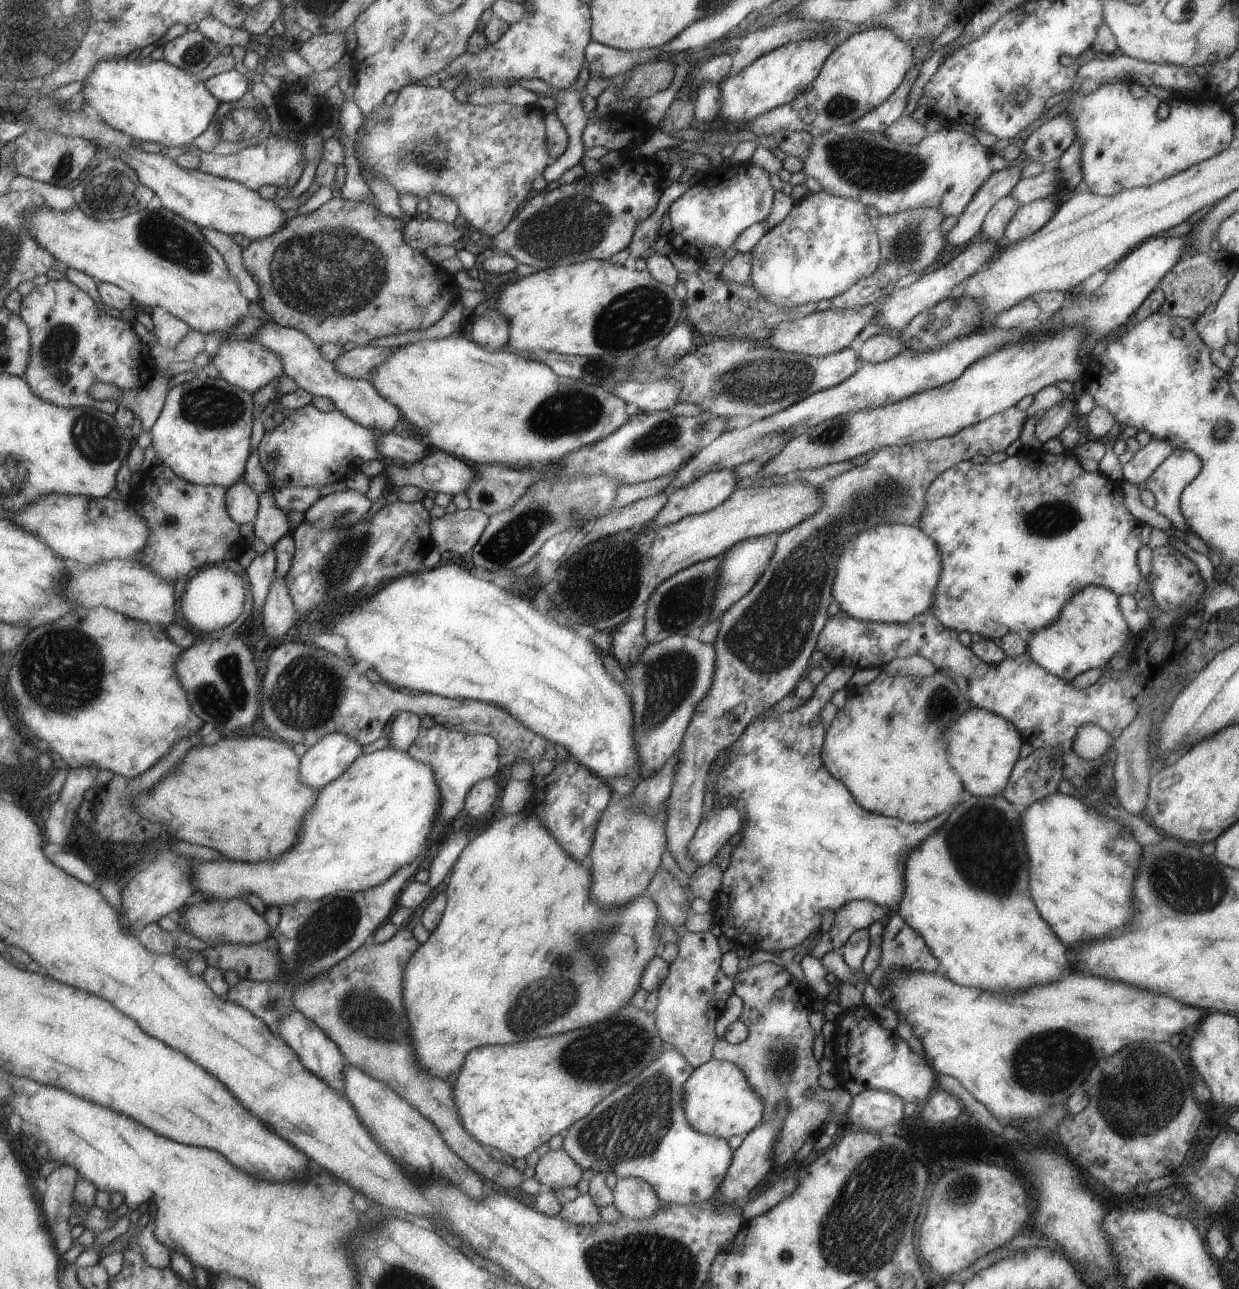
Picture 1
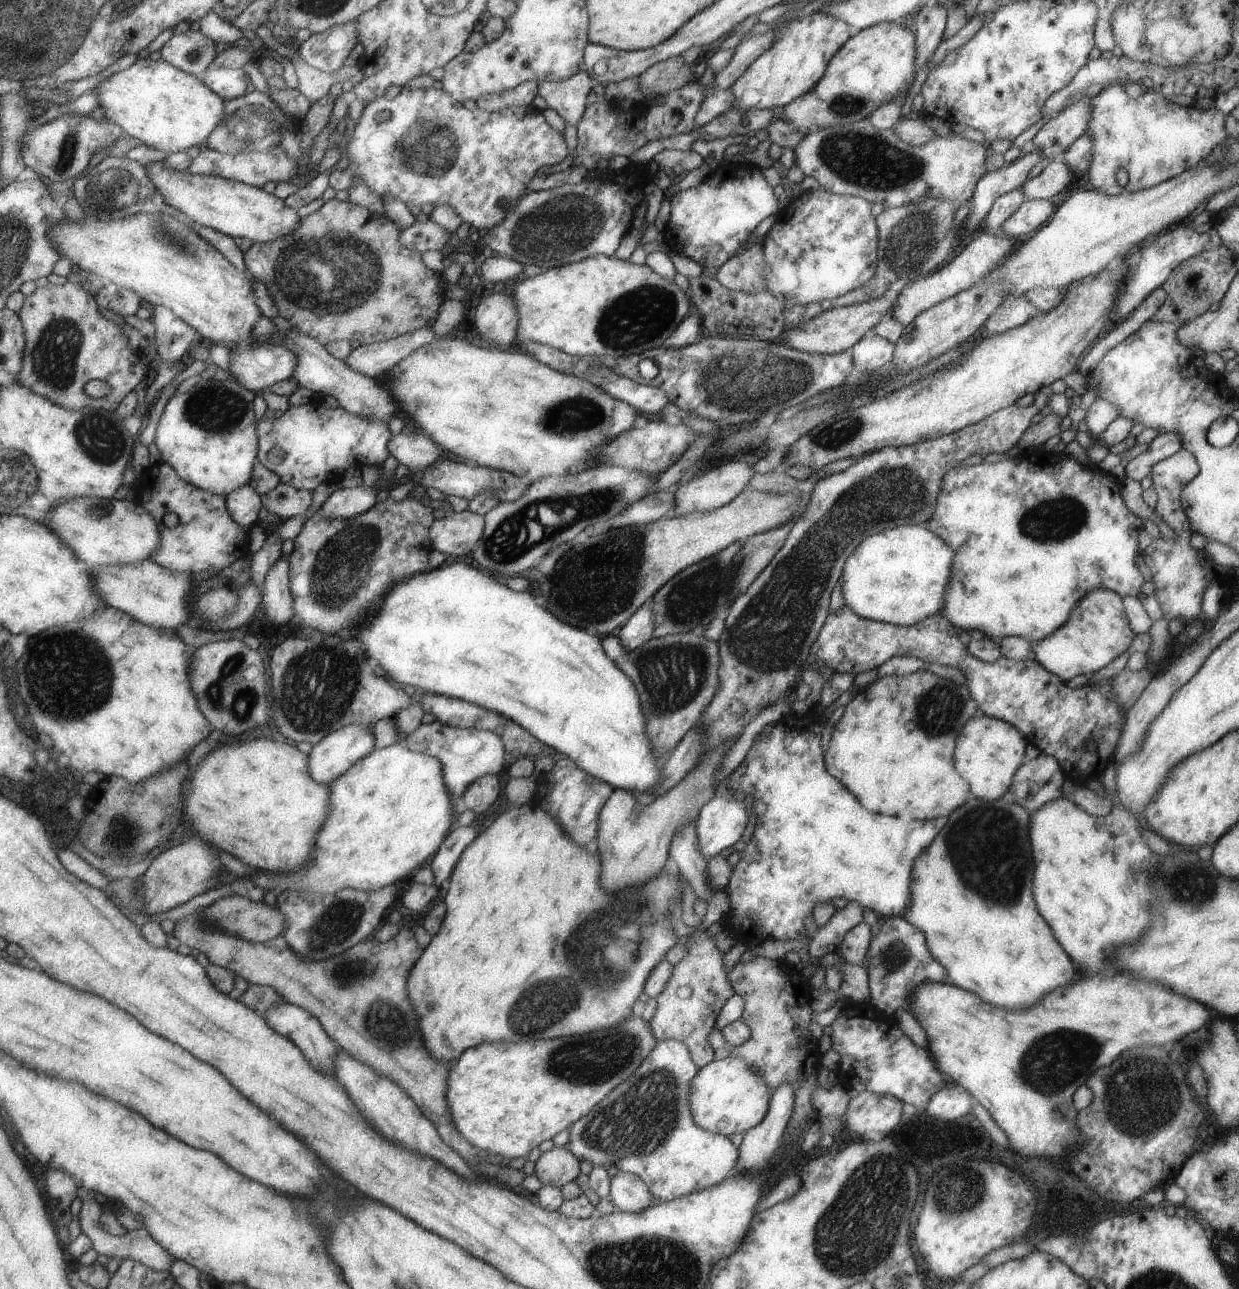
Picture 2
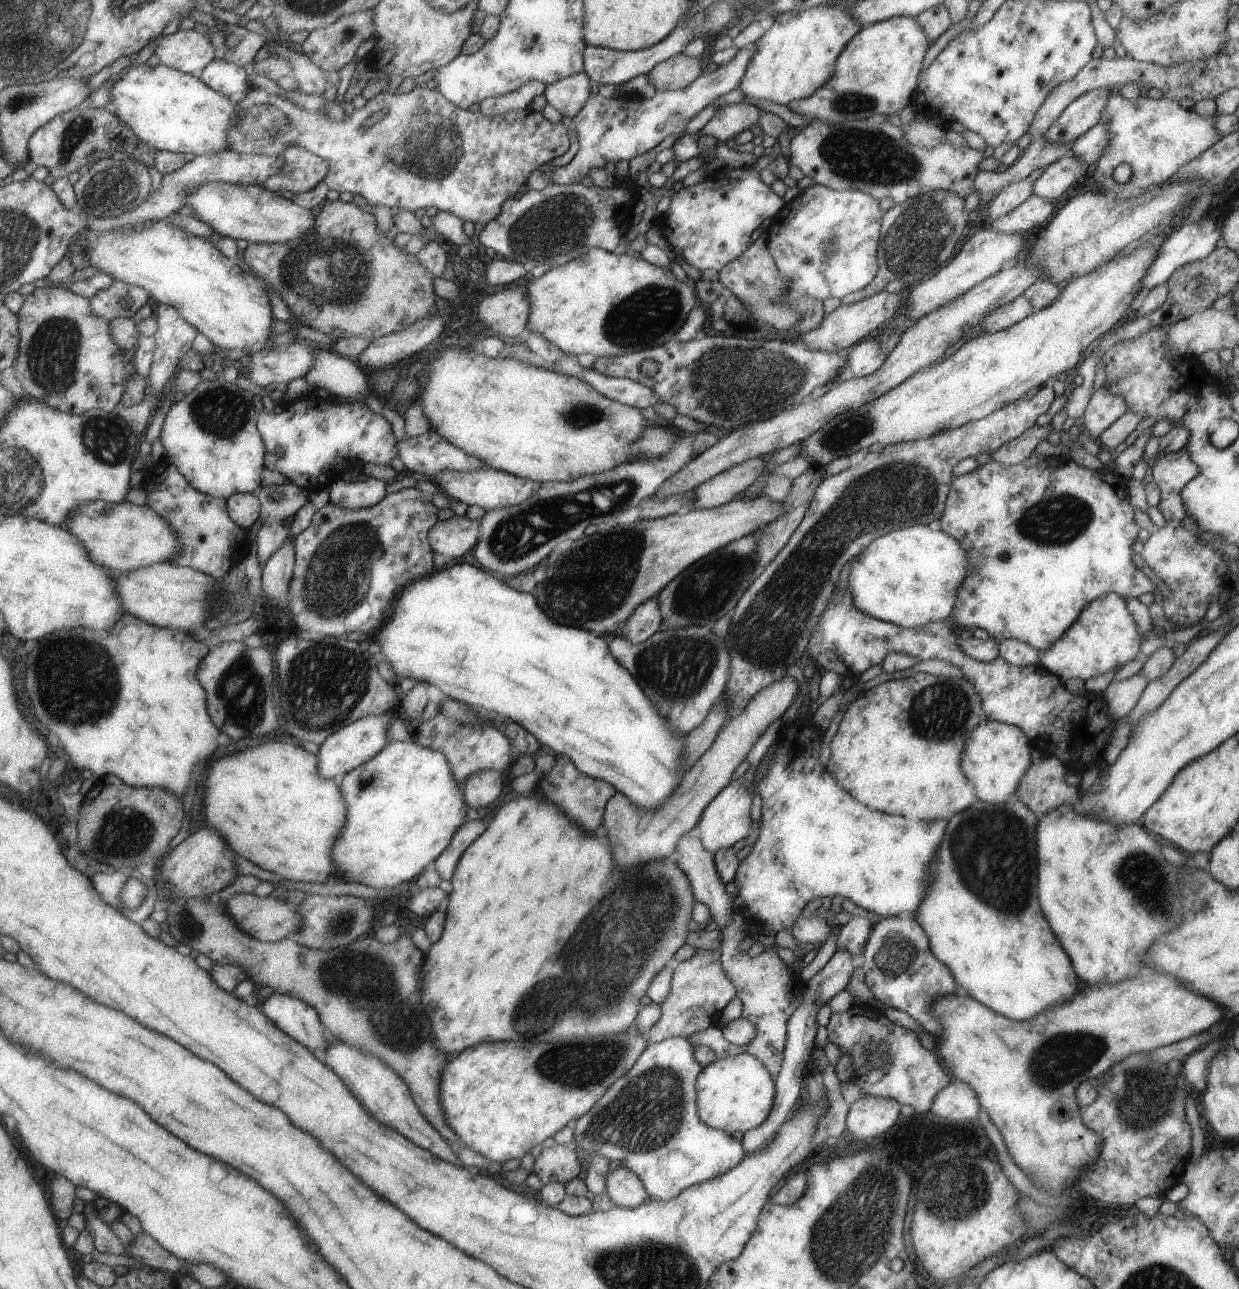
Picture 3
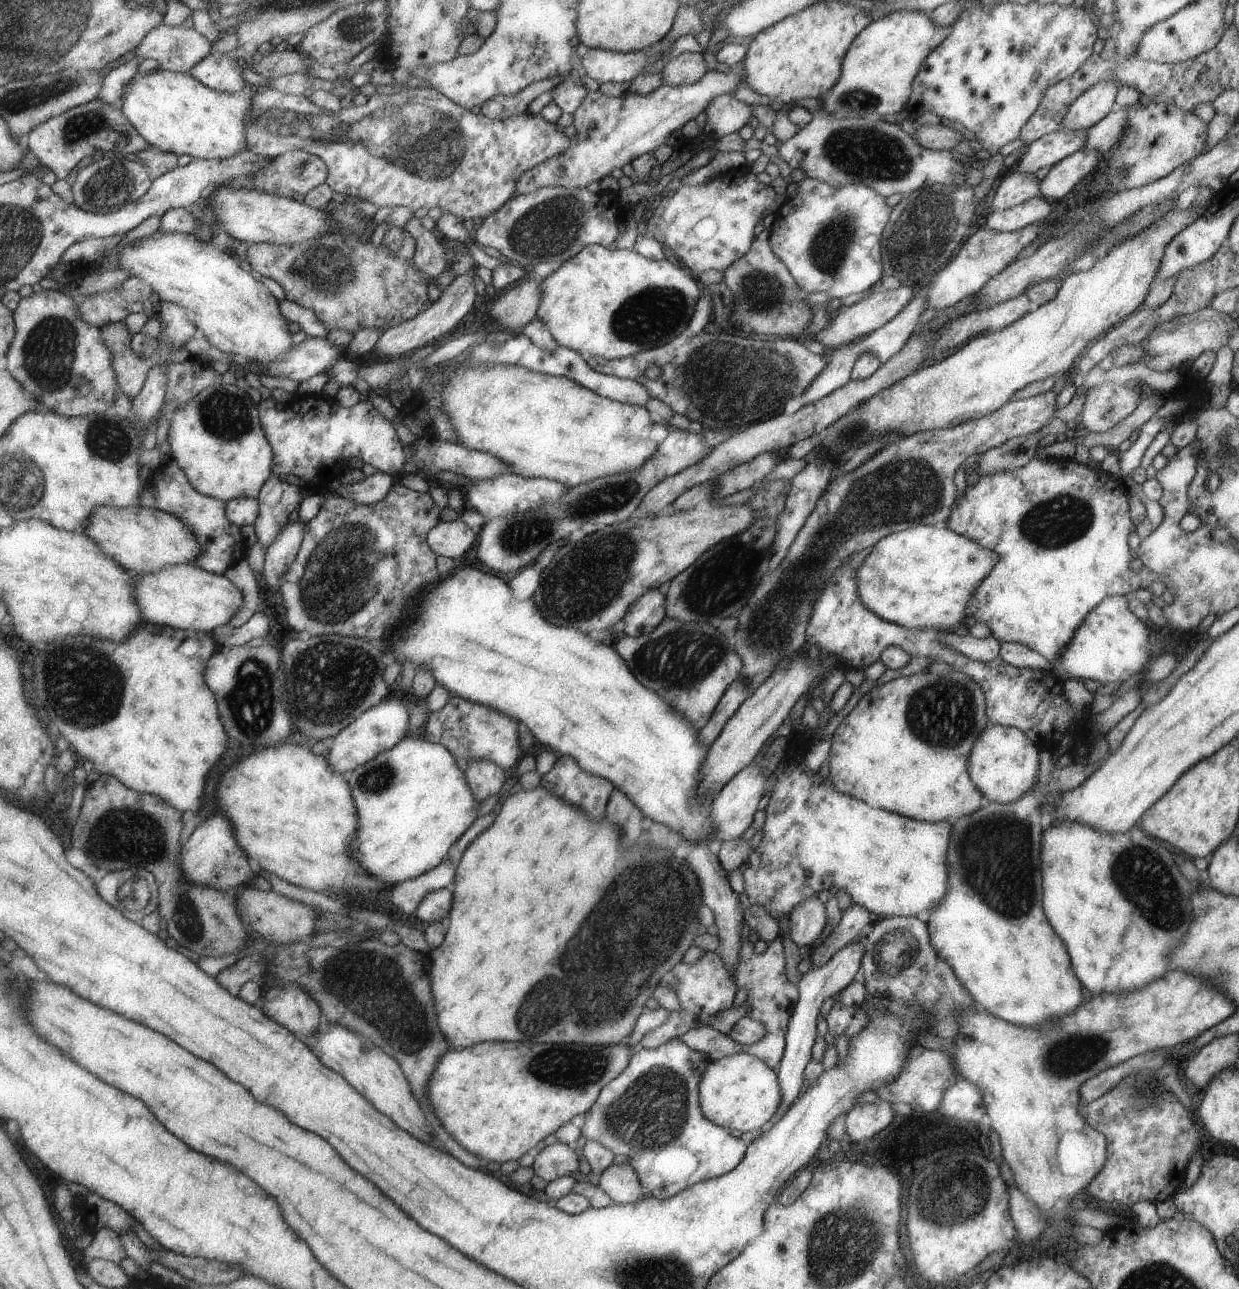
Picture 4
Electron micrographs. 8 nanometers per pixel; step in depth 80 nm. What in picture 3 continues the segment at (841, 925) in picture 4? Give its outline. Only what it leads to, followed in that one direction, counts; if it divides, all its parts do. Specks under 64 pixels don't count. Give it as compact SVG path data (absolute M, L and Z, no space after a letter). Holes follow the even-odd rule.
M852 917L837 933L837 950L846 951L859 959L872 928L871 922L866 917Z

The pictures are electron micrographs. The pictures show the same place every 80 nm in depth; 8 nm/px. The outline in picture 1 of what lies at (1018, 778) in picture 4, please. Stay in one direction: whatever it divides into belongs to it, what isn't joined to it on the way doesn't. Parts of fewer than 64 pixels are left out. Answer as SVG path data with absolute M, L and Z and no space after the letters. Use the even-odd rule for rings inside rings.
M971 706L953 724L949 724L945 730L945 742L949 766L953 766L953 770L959 774L969 796L994 797L1005 788L1011 769L1019 759L1019 749L1024 740L1010 720Z

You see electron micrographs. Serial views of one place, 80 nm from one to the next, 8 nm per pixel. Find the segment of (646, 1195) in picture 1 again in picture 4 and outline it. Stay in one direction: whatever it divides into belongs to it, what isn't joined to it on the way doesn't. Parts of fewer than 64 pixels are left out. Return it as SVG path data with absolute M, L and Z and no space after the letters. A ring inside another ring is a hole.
M629 1163L610 1164L602 1173L598 1187L617 1205L634 1203L646 1195Z

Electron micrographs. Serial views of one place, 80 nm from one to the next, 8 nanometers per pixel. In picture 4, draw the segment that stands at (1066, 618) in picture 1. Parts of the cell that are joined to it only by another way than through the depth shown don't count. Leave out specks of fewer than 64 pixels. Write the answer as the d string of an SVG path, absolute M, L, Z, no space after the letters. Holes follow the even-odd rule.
M1107 595L1089 609L1073 636L1070 636L1062 654L1050 662L1050 670L1059 678L1083 678L1103 685L1108 682L1121 684L1125 680L1136 681L1136 675L1149 659L1147 638L1150 630L1127 608L1128 601L1123 595Z

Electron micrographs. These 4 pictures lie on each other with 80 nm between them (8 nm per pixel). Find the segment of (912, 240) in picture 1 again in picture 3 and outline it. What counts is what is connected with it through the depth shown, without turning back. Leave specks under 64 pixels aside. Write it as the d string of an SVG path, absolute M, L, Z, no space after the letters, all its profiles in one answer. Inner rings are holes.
M934 190L916 197L905 199L899 204L882 212L878 236L878 269L871 282L862 289L846 294L840 298L841 305L848 305L870 297L884 290L891 280L899 280L904 289L920 283L930 276L953 254L961 230L967 223L963 214L963 201L960 196L944 191Z

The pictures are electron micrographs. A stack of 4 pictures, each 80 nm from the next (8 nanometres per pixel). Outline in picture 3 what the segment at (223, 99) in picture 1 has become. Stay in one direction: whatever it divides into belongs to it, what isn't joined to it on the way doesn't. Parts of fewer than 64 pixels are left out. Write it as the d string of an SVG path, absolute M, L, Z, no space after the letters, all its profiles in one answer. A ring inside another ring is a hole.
M221 55L205 68L200 78L229 98L237 98L250 88L248 71L248 68L231 63L226 59L226 55Z

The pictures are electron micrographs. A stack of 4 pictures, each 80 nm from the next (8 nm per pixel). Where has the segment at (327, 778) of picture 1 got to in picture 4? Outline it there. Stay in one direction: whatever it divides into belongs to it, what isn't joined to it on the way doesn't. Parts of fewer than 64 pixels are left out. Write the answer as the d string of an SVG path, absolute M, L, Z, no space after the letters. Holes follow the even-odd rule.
M385 698L379 704L367 709L358 716L351 724L342 728L331 740L328 740L328 751L324 761L334 773L348 775L350 771L374 756L391 748L399 739L405 737L407 719L411 713L405 700L391 700Z

